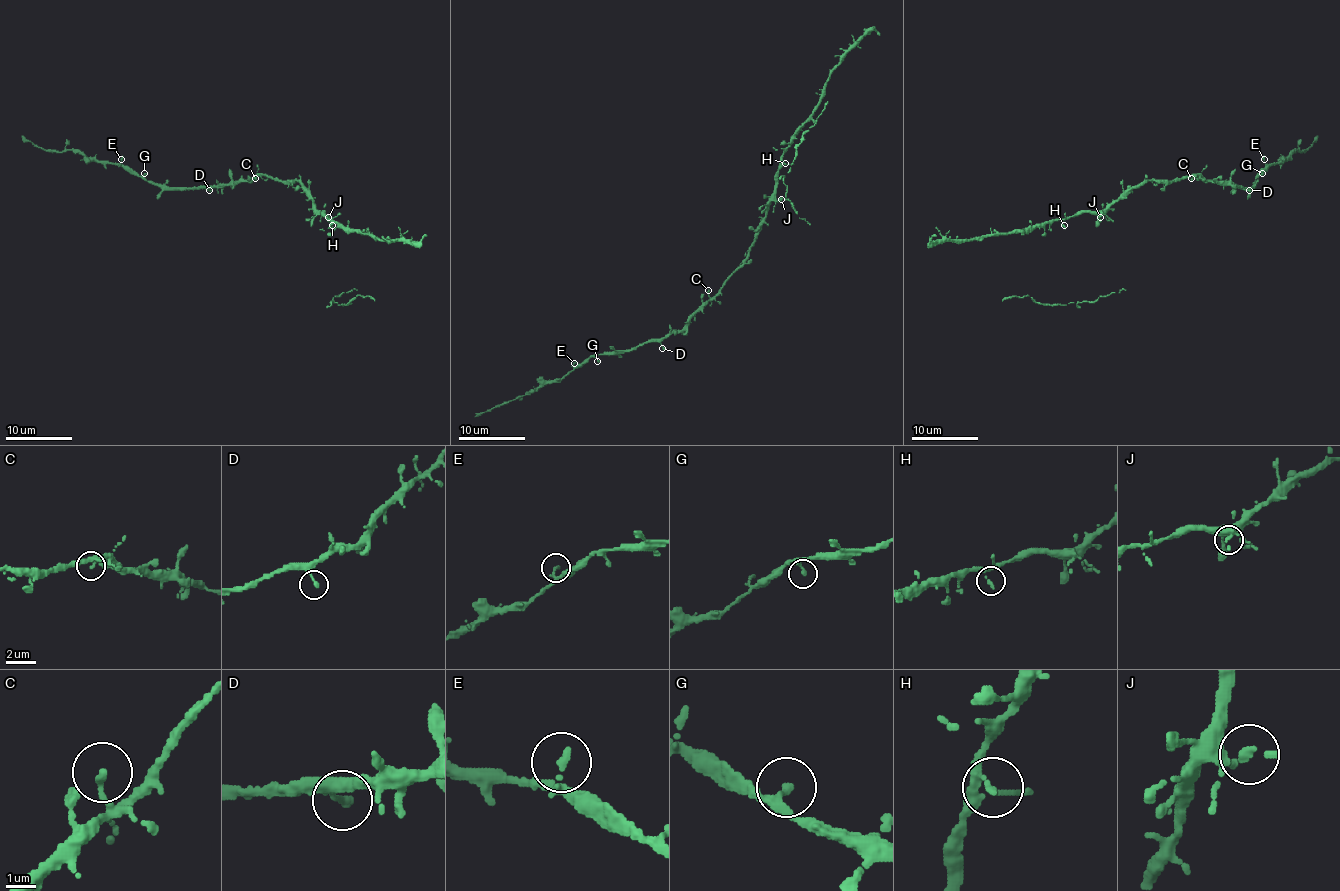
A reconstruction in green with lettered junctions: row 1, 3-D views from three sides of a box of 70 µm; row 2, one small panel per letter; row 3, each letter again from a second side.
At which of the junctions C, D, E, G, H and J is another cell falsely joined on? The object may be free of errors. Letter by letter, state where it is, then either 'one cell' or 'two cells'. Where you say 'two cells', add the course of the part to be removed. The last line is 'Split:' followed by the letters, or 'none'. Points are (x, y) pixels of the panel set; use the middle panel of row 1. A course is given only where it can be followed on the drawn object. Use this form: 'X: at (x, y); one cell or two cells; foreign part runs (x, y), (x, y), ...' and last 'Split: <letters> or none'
C: at (708, 290); one cell
D: at (662, 348); one cell
E: at (574, 363); one cell
G: at (597, 361); one cell
H: at (785, 163); one cell
J: at (781, 199); one cell
Split: none

